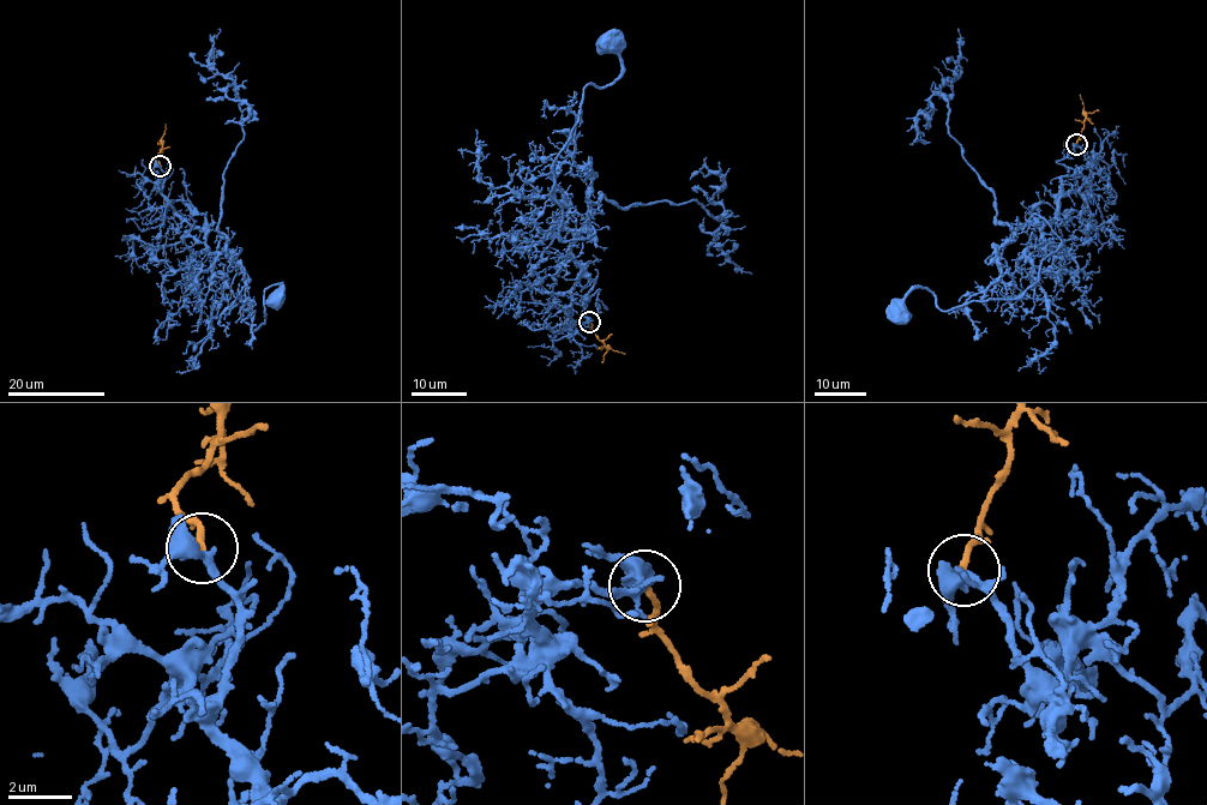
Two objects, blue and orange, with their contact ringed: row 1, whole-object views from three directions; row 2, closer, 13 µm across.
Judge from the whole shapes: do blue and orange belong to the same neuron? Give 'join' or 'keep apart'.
join

